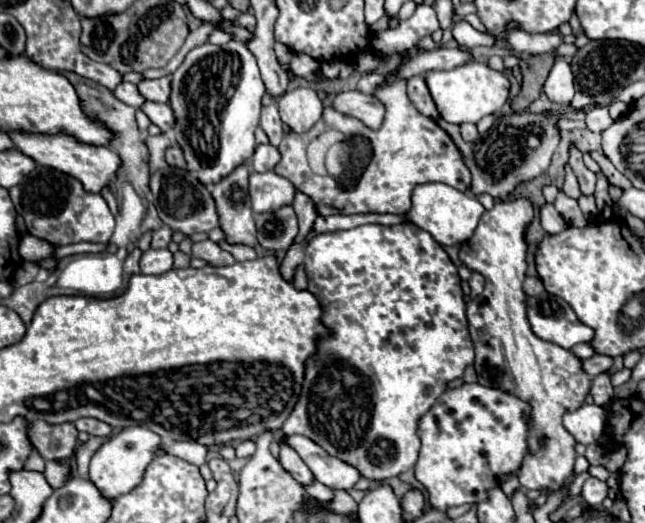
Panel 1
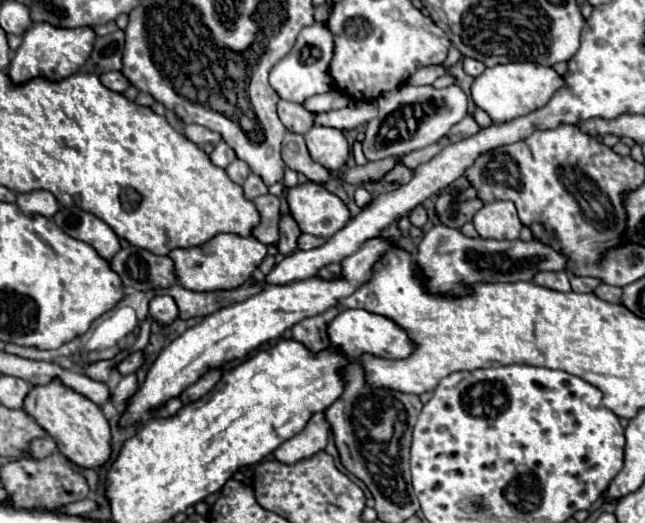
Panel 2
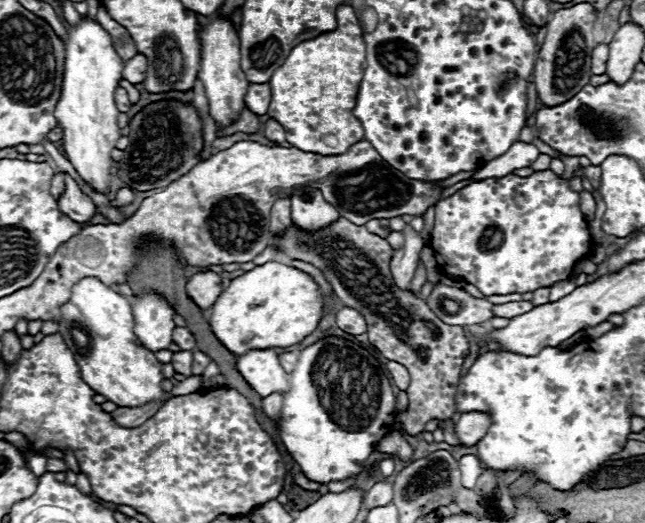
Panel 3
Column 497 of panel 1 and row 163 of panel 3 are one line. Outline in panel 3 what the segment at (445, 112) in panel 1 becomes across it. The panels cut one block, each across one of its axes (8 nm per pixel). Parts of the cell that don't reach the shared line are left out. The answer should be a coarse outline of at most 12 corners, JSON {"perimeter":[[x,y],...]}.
{"perimeter":[[90,20],[68,28],[56,120],[80,180],[110,192],[124,62]]}

